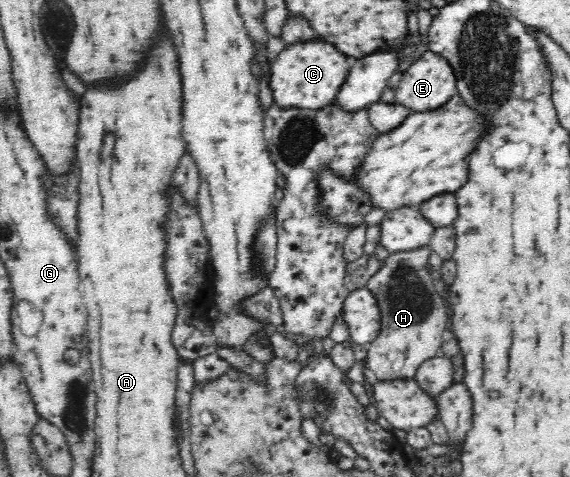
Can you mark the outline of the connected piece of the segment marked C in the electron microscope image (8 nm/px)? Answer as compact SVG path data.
M306 41L306 43L294 43L286 46L278 53L274 62L269 67L269 82L273 105L279 109L306 109L310 111L322 111L334 101L335 95L342 87L350 66L346 63L347 56L340 53L333 45L325 41Z

